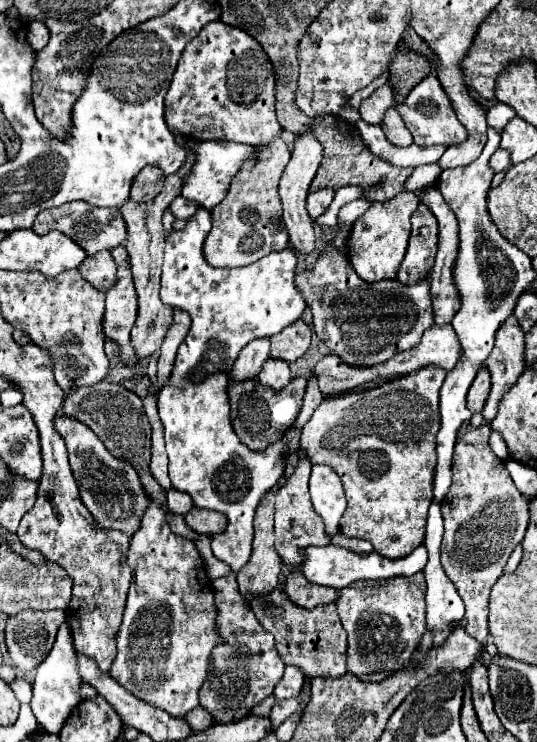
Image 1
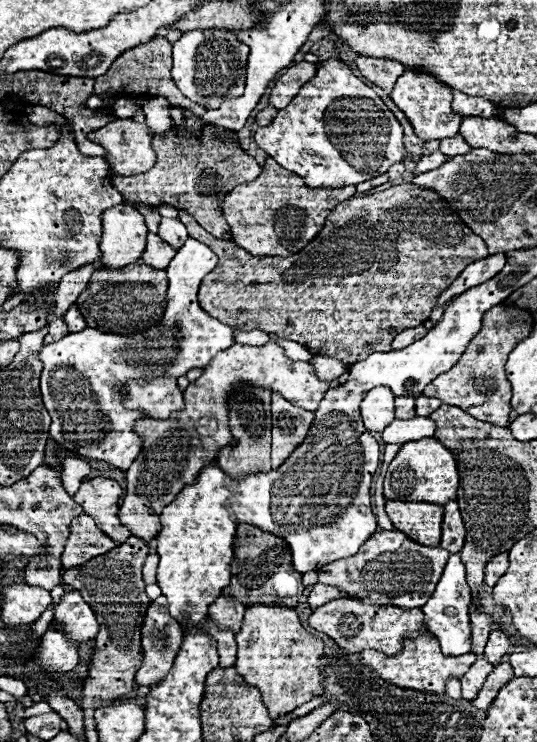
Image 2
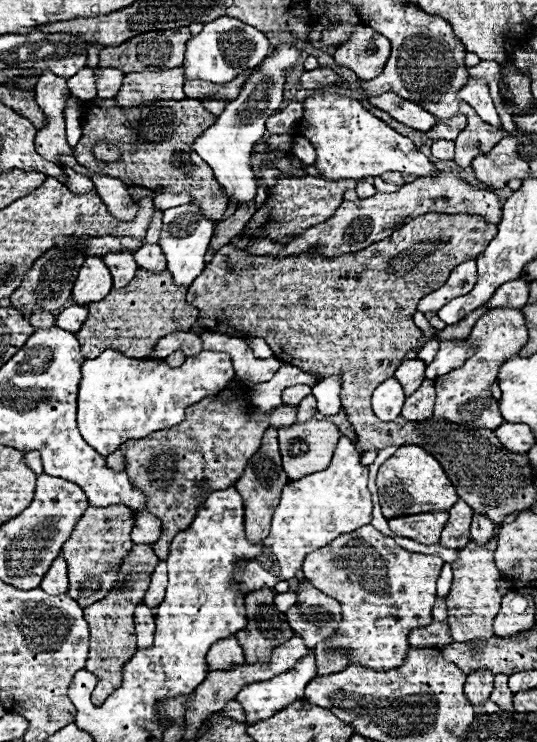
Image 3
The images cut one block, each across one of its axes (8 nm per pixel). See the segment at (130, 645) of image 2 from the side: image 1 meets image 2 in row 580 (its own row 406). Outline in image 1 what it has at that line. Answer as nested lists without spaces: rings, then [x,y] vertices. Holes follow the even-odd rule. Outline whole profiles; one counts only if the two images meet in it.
[[[102,380],[100,384],[94,386],[86,386],[86,388],[72,388],[72,392],[68,392],[66,400],[64,400],[64,414],[68,418],[76,418],[82,424],[86,424],[100,440],[102,444],[112,452],[112,456],[122,458],[126,462],[130,462],[140,480],[144,490],[166,508],[166,492],[160,488],[160,484],[152,478],[150,474],[150,424],[148,424],[148,416],[144,412],[142,400],[126,390],[122,384],[110,384],[108,380]]]

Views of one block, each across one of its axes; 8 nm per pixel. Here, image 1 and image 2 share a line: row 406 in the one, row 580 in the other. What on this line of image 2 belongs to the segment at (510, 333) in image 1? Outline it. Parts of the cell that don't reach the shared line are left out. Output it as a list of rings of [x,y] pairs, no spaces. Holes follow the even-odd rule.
[[[500,552],[488,560],[488,564],[484,568],[484,582],[488,586],[494,586],[506,570],[508,570],[508,552]]]

